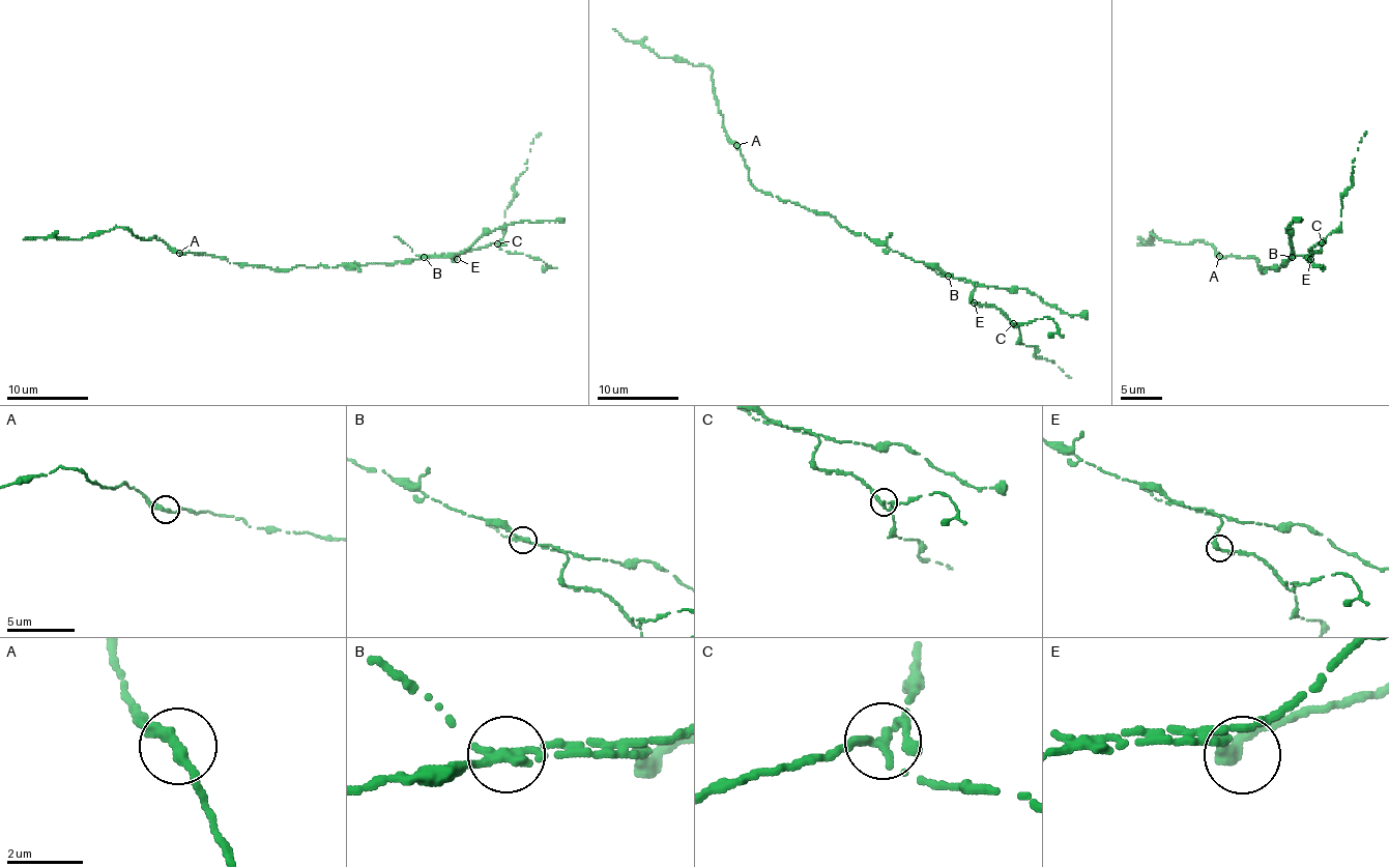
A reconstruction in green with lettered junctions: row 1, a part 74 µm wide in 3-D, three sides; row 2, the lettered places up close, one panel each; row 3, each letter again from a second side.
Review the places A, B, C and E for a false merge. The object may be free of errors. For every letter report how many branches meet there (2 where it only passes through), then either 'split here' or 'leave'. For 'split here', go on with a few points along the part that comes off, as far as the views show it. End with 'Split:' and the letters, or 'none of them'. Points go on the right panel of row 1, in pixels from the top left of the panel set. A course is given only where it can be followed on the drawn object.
A: 2 branches meet; leave
B: 2 branches meet; split here; foreign part runs (1292, 258), (1290, 234), (1285, 228), (1296, 220), (1300, 222), (1298, 220), (1300, 218)
C: 2 branches meet; leave
E: 2 branches meet; leave
Split: B

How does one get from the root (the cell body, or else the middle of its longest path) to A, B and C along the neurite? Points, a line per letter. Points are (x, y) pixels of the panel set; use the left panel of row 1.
A: (307, 267), (271, 269), (230, 263), (214, 255), (179, 253)
B: (307, 267), (397, 263), (425, 257)
C: (307, 267), (455, 257), (497, 243)

